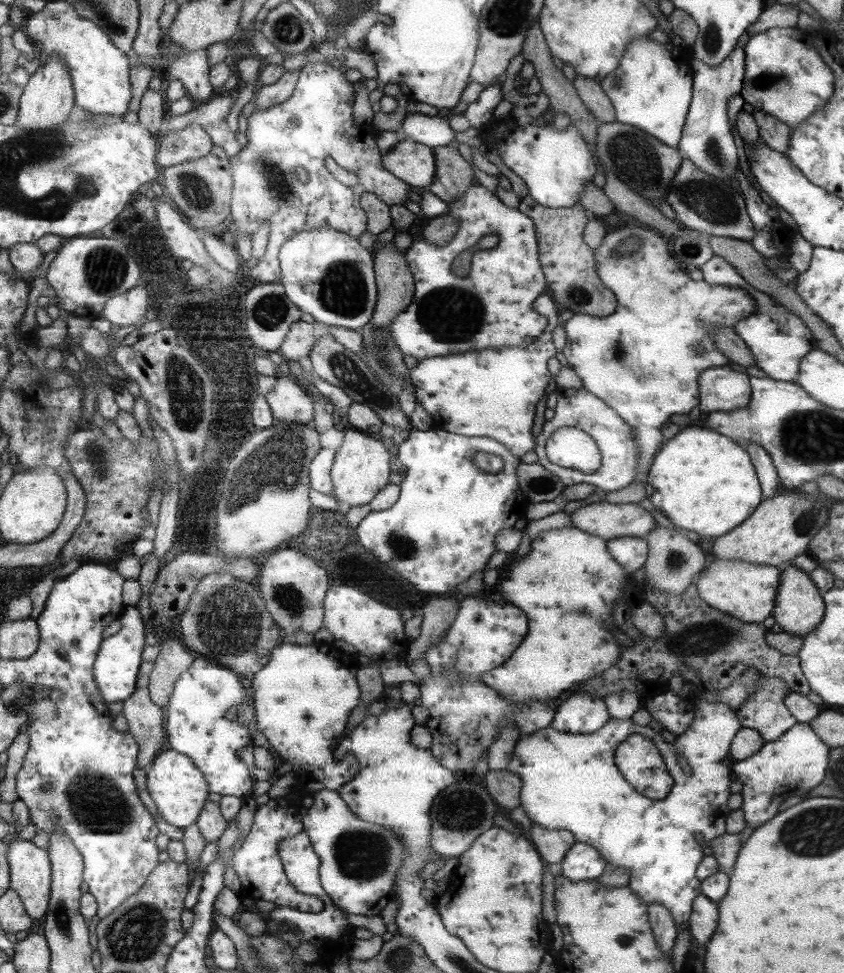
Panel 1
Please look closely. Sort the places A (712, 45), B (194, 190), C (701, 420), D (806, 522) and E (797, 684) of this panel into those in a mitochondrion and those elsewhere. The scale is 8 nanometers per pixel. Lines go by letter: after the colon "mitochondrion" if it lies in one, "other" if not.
A: mitochondrion
B: mitochondrion
C: other
D: mitochondrion
E: other

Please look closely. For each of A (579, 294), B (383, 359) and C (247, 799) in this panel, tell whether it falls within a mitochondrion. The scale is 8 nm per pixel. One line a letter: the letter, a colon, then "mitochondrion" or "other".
A: mitochondrion
B: mitochondrion
C: other

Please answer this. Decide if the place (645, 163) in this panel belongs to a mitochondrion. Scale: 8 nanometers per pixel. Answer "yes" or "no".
no

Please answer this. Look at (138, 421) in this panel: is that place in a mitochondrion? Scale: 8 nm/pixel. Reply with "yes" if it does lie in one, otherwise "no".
no

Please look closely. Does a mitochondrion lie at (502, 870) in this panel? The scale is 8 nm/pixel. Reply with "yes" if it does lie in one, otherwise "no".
no

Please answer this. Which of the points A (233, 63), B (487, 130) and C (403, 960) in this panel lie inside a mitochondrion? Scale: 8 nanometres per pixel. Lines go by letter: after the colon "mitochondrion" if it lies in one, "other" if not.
A: other
B: other
C: mitochondrion

